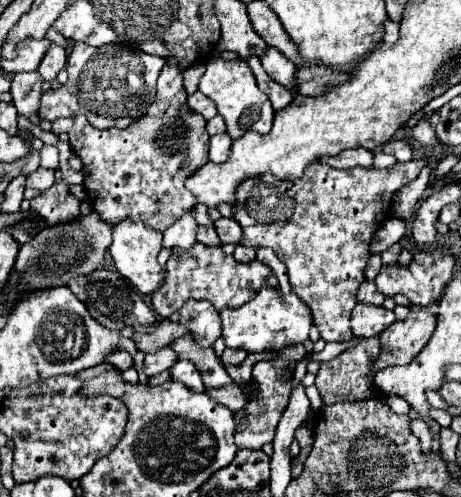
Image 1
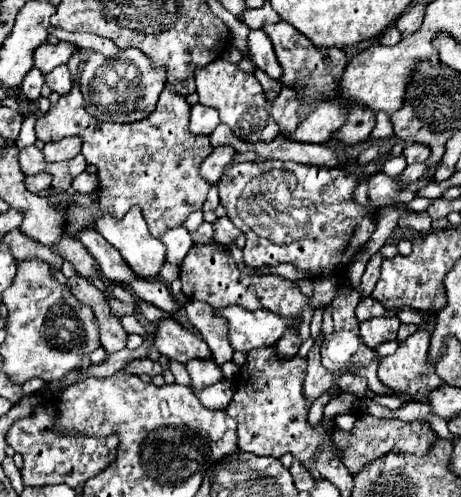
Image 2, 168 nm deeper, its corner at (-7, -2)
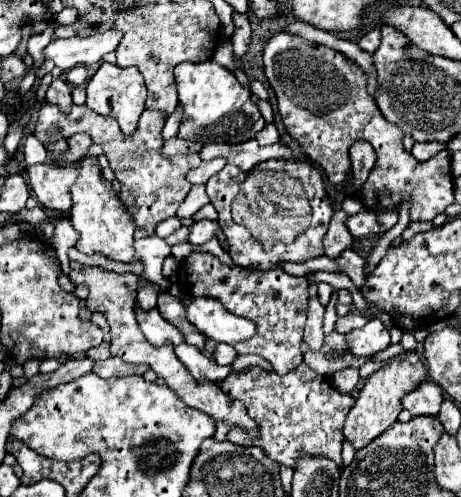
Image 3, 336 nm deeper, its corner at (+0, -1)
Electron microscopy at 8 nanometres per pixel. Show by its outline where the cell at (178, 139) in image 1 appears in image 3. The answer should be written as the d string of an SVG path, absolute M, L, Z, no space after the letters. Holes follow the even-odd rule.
M43 105L39 111L39 119L37 119L37 127L35 127L35 137L43 143L45 147L51 142L51 136L48 133L50 127L57 127L59 133L63 137L71 137L75 133L89 133L93 137L95 143L99 143L103 147L105 157L109 159L109 167L115 173L117 181L121 183L121 205L129 211L129 217L135 223L137 235L139 237L149 237L155 233L157 223L175 217L179 205L183 203L183 199L187 197L191 183L185 179L185 175L201 165L201 157L197 153L193 155L177 155L171 159L165 159L161 155L161 147L163 147L163 137L161 137L161 129L163 129L163 115L159 111L153 109L145 109L139 121L139 129L135 135L127 137L121 133L119 125L115 119L97 115L95 111L91 111L85 105L73 105L71 113L65 115L59 111L57 105Z

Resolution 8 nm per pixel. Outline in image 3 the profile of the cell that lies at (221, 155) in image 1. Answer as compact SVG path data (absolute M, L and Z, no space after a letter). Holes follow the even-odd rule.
M213 159L213 161L207 161L207 163L201 163L197 169L191 169L189 175L187 175L187 181L189 183L207 183L211 175L219 173L221 169L225 167L225 159Z

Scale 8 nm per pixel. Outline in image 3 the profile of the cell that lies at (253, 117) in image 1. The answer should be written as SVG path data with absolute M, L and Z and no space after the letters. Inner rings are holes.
M213 59L203 63L181 63L175 67L175 83L179 105L183 107L183 119L177 137L205 143L243 143L255 137L265 127L265 121L251 103L249 91L243 89L235 75L217 65Z

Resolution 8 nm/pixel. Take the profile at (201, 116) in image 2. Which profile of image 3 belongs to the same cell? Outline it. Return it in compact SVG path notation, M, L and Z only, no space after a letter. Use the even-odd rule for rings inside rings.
M169 139L163 143L163 151L167 157L173 157L173 155L185 155L185 153L199 153L201 151L201 143L195 143L195 141L183 141L183 139Z

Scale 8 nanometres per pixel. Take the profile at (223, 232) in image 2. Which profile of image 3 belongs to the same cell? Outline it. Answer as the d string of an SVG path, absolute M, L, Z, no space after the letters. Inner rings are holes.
M197 221L197 223L191 225L187 243L191 243L191 245L203 245L209 239L215 237L215 231L217 229L219 229L219 223L217 221Z

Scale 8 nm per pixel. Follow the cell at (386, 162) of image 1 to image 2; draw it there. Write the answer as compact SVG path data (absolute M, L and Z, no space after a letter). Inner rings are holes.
M404 156L391 157L382 166L382 171L390 176L399 176L407 166Z

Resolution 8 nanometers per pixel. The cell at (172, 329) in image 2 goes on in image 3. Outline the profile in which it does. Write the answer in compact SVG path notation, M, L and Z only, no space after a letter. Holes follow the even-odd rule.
M141 307L135 309L135 317L139 323L139 329L143 331L143 335L147 337L147 341L155 347L161 347L163 343L173 343L179 345L183 341L181 331L177 331L177 327L173 327L171 323L167 323L159 309L155 307L153 311L139 311Z

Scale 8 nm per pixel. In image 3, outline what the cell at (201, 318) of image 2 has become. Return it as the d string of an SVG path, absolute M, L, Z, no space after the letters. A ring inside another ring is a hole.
M217 345L213 355L215 355L215 361L219 365L231 365L235 361L235 357L237 357L237 351L231 345Z

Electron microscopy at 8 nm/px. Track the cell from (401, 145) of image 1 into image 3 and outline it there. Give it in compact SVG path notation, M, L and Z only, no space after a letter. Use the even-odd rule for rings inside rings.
M433 141L433 143L415 143L413 149L411 149L411 153L413 153L415 159L427 161L427 159L431 159L435 153L439 153L441 149L445 149L445 143L437 143L437 141Z

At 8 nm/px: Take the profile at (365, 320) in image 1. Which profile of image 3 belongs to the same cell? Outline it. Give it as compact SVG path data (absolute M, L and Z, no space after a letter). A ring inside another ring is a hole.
M371 319L365 327L353 329L347 335L347 349L349 353L361 357L361 355L375 355L389 347L389 331L379 319Z

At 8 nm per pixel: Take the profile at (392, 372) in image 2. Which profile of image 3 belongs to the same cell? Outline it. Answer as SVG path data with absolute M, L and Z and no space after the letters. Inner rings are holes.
M405 351L397 357L393 357L383 369L379 369L365 381L353 409L349 411L349 415L345 419L345 427L343 427L343 435L355 447L355 451L365 447L367 443L371 443L389 425L393 425L397 421L397 415L403 411L403 405L401 405L403 395L407 395L415 387L419 387L425 381L425 377L427 377L427 367L421 361L421 355L415 351Z

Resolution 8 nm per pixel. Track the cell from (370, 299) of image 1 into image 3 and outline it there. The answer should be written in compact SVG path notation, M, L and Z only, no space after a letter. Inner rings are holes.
M349 313L349 315L337 319L335 331L341 333L341 335L347 335L349 331L353 331L353 329L357 329L357 327L363 327L365 323L367 323L365 317L361 317L361 315L351 315L351 313Z

